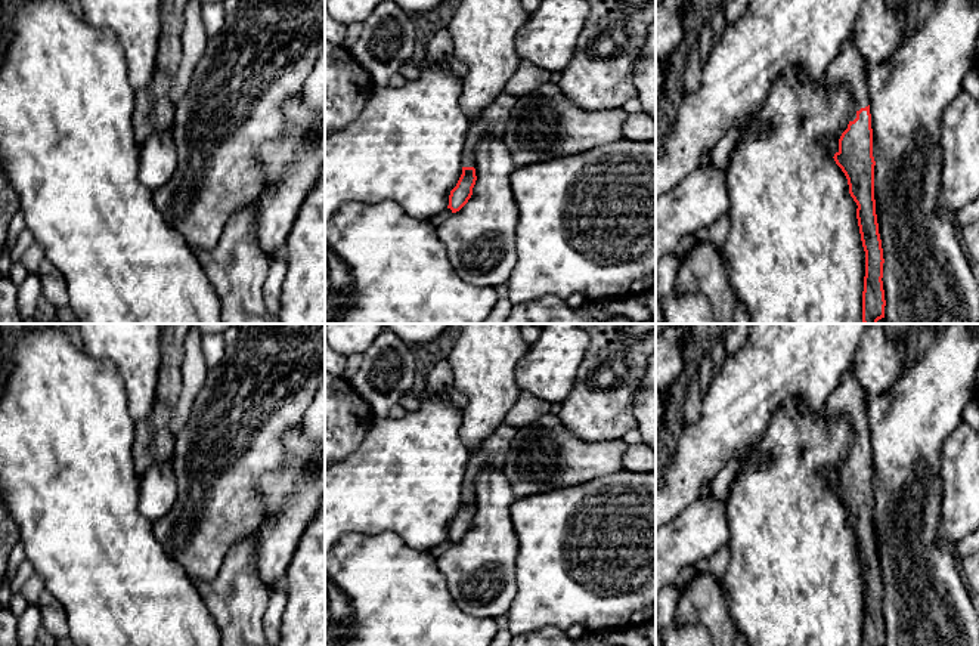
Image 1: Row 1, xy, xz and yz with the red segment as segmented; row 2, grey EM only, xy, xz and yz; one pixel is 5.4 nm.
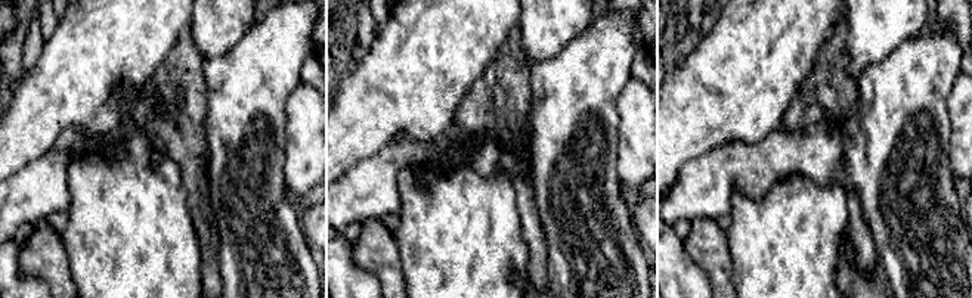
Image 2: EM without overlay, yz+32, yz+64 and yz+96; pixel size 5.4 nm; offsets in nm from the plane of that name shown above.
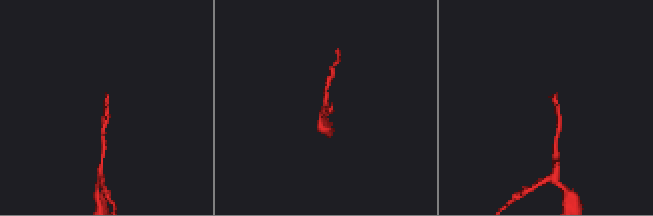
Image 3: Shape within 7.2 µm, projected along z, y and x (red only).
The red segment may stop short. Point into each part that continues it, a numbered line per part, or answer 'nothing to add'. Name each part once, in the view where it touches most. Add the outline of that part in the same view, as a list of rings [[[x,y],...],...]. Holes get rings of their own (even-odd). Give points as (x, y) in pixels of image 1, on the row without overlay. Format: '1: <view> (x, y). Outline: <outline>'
1: yz (848, 399). Outline: [[[846,371],[837,387],[822,405],[828,417],[845,415],[852,429],[851,452],[856,449],[861,439],[870,436],[868,418],[865,414],[867,396],[852,371]]]

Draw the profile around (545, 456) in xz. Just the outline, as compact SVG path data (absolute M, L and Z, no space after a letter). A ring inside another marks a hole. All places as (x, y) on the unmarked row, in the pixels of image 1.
M548 414L527 427L517 429L502 472L517 498L539 495L620 472L626 448L628 445L622 439L607 442L580 441L561 423L558 415Z

